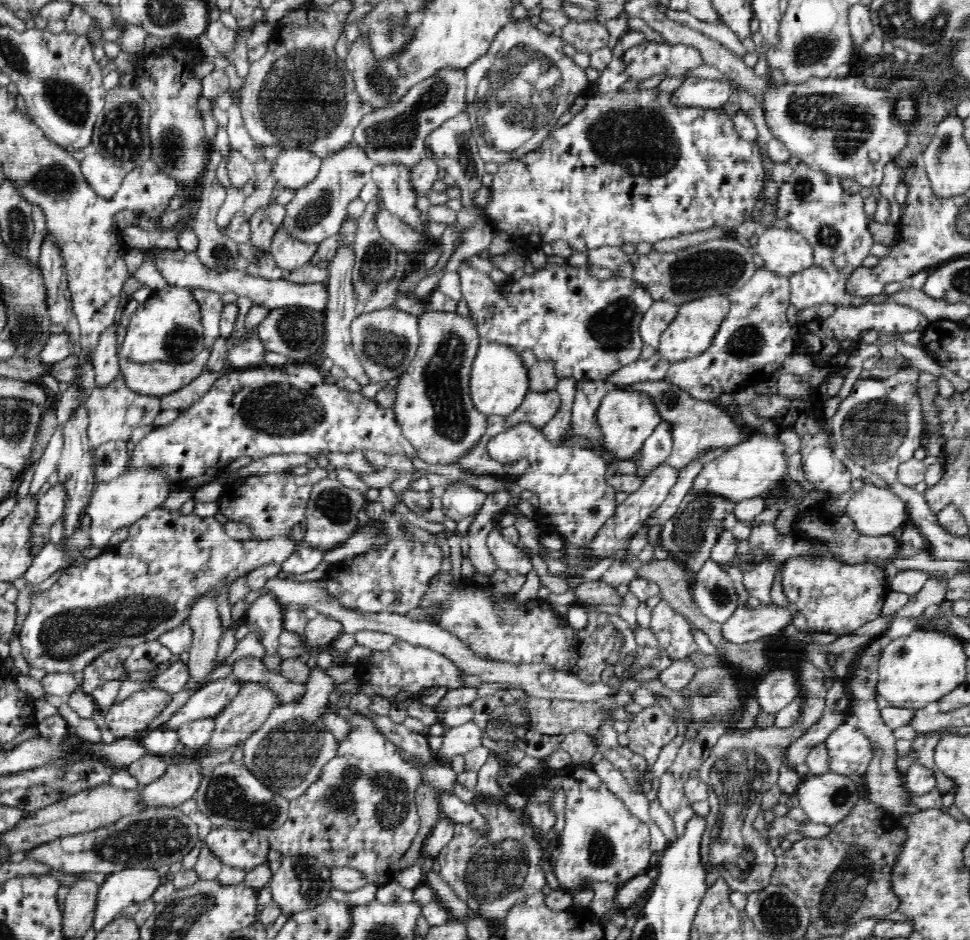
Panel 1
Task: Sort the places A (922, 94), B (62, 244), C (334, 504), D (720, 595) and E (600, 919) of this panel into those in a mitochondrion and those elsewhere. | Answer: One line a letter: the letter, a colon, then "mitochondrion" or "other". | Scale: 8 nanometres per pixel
A: other
B: other
C: mitochondrion
D: mitochondrion
E: other

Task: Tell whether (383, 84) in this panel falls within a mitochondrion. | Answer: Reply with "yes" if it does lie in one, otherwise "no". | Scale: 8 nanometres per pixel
yes

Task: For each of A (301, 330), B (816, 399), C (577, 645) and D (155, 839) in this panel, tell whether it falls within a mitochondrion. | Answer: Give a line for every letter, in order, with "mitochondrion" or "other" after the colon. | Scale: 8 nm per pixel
A: mitochondrion
B: other
C: other
D: mitochondrion

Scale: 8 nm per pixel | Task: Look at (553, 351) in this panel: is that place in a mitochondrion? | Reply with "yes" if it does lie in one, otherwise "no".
no

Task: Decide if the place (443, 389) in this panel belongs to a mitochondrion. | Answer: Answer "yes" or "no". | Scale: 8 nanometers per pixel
yes

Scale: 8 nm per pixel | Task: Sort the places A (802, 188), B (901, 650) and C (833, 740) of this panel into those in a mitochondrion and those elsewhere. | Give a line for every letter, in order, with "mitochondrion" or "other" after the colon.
A: mitochondrion
B: mitochondrion
C: other

